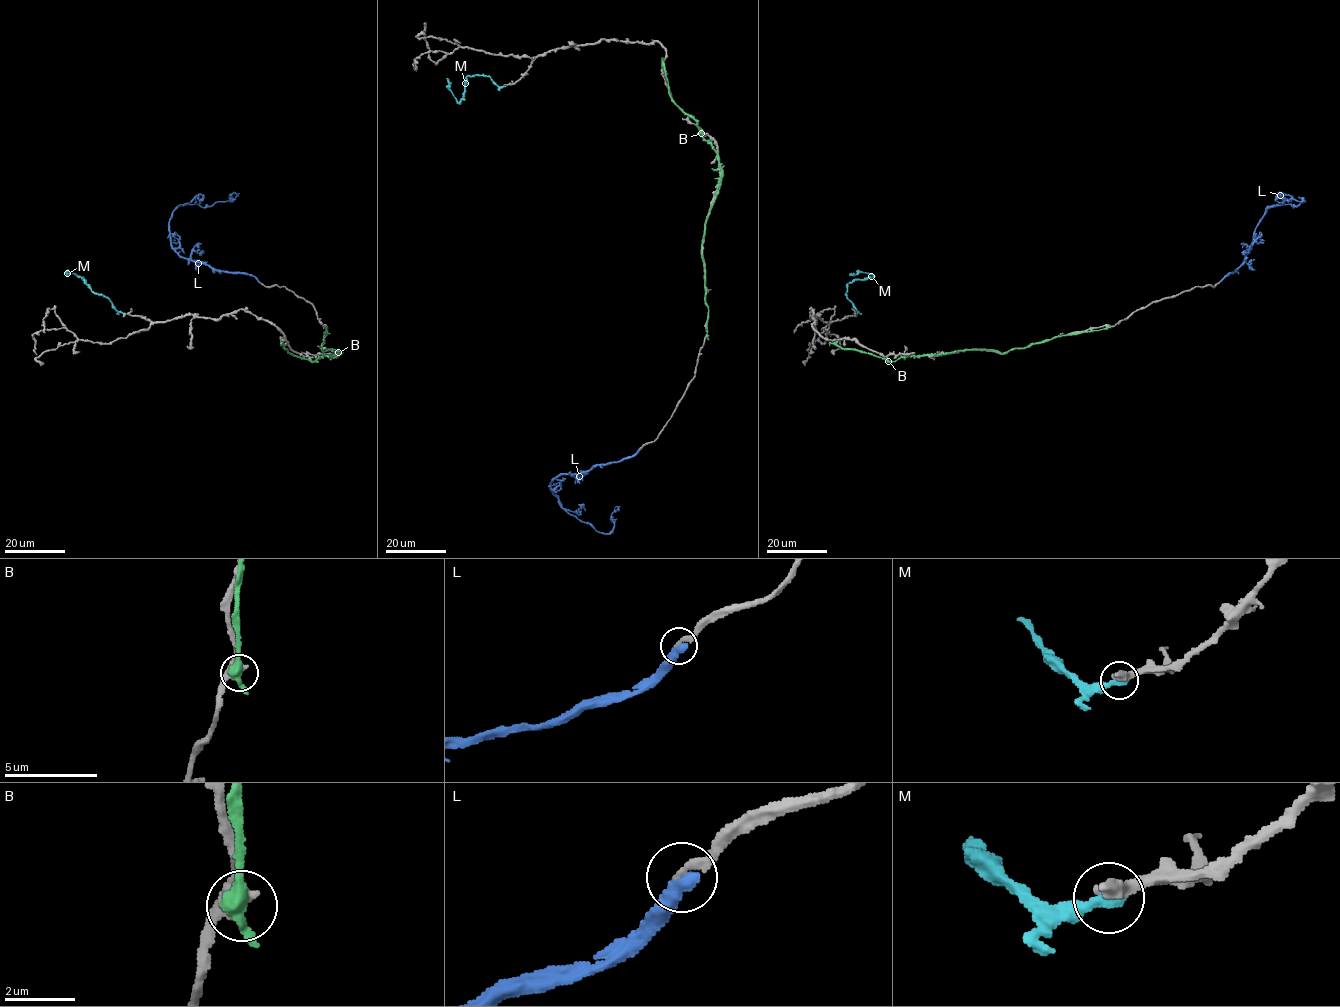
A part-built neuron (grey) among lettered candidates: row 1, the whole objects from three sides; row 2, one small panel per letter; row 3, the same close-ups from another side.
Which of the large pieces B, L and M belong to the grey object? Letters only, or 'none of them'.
L, M

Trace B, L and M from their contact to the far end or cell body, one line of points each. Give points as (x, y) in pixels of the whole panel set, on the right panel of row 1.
B: (1107, 327), (1059, 335), (1002, 353), (961, 350), (901, 356), (893, 361), (841, 349), (829, 342)
L: (1220, 281), (1245, 261), (1253, 232), (1268, 208), (1284, 204), (1297, 207), (1304, 201), (1281, 193), (1281, 198)
M: (857, 313), (847, 298), (847, 284), (873, 275), (860, 271), (849, 275)

